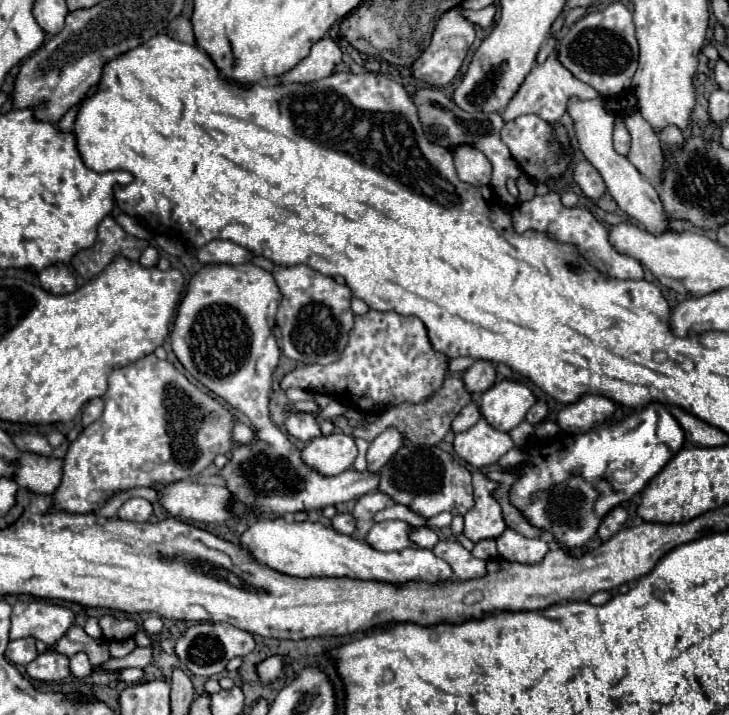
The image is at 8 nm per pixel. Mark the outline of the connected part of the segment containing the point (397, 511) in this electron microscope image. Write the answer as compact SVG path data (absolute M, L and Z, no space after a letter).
M394 503L382 511L378 511L374 515L374 521L380 523L380 521L388 521L388 519L400 519L400 521L408 521L410 525L418 525L418 527L426 526L426 519L416 515L414 511L410 511L406 505L400 505L400 503Z

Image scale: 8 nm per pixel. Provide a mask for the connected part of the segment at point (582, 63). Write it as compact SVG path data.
M620 1L580 17L556 47L558 61L580 81L594 87L604 99L628 91L638 67L638 43L632 13Z

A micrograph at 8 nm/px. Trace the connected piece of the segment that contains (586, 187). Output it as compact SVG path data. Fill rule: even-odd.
M588 161L574 163L574 181L580 185L584 195L592 197L592 199L600 199L606 191L606 185L604 185L600 173L596 173L596 169Z

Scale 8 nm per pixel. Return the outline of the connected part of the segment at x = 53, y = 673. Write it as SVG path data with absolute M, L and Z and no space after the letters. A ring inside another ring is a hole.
M46 651L38 655L32 663L28 663L26 671L32 679L38 679L38 681L62 681L70 675L68 657L56 651Z

